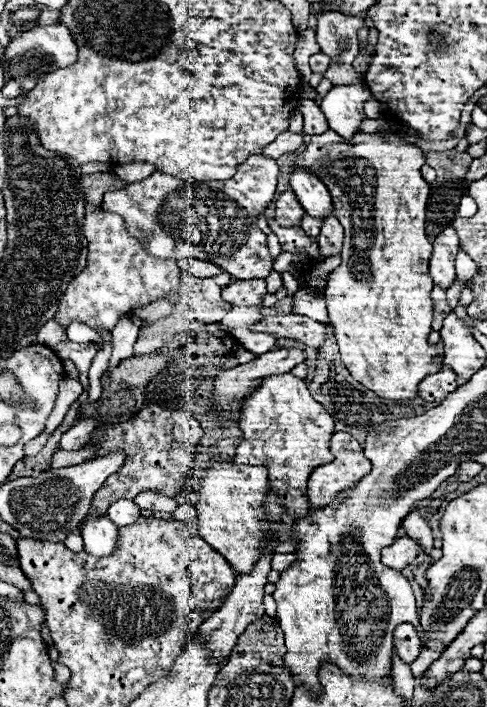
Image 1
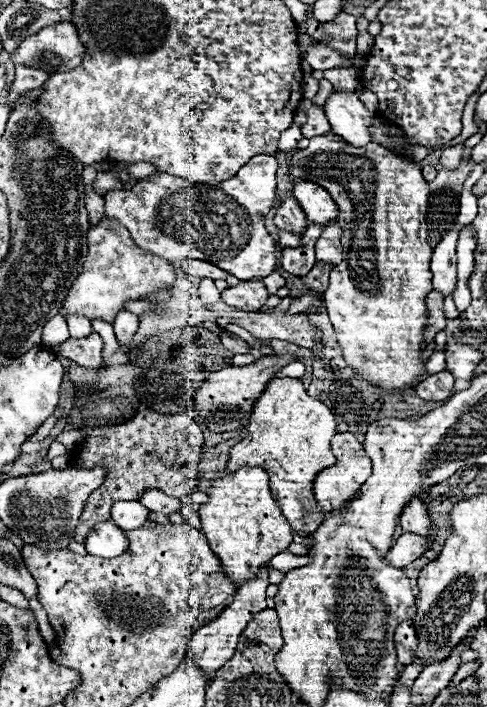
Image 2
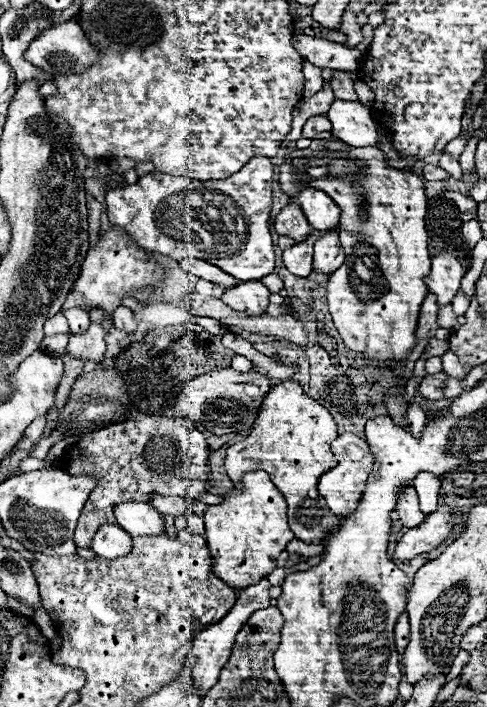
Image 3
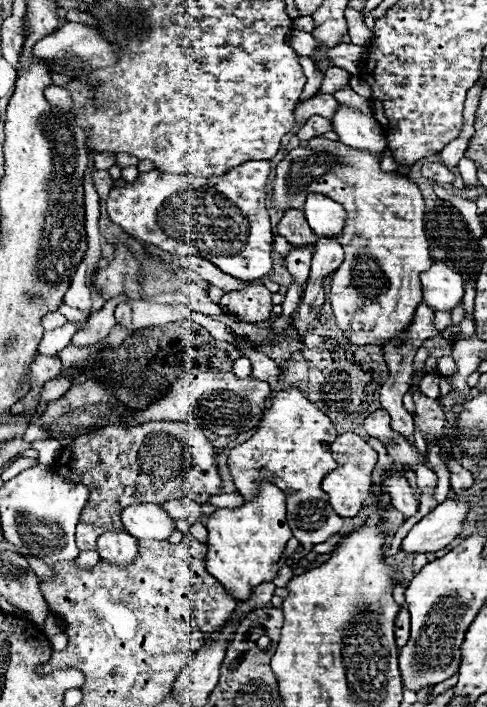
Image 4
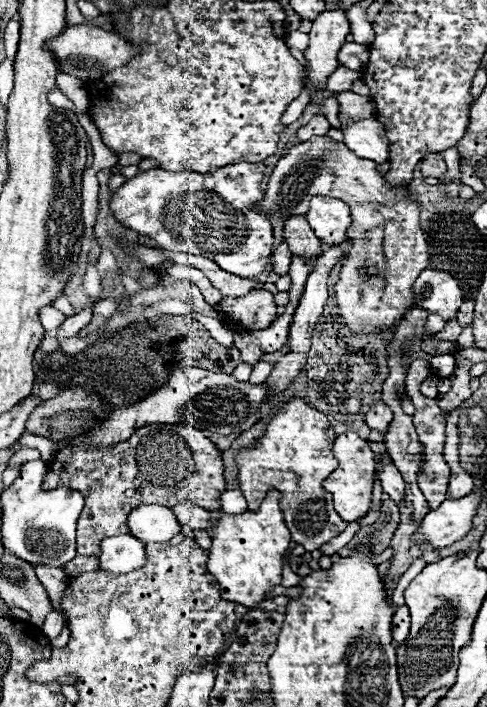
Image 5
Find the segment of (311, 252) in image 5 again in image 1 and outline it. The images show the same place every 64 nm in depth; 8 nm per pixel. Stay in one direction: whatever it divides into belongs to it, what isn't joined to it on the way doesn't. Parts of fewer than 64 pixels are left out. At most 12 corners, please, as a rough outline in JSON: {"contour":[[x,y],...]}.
{"contour":[[286,190],[276,200],[280,226],[300,226],[304,210],[294,192]]}

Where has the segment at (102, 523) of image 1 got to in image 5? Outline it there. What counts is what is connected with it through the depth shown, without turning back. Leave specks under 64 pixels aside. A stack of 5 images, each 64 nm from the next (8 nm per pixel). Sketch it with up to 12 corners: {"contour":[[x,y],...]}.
{"contour":[[132,534],[102,540],[100,570],[134,572],[146,546]]}

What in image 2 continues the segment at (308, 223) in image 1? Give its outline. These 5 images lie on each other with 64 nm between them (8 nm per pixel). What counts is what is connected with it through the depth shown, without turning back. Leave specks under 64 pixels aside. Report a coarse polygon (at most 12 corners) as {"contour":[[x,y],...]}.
{"contour":[[306,228],[302,246],[282,250],[282,270],[306,276],[316,264],[314,244],[322,228]]}

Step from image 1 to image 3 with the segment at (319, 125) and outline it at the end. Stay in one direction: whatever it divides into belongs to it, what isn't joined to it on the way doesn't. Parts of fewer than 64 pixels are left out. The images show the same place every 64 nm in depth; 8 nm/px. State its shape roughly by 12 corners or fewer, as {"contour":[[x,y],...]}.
{"contour":[[312,116],[302,130],[302,138],[330,132],[326,116]]}

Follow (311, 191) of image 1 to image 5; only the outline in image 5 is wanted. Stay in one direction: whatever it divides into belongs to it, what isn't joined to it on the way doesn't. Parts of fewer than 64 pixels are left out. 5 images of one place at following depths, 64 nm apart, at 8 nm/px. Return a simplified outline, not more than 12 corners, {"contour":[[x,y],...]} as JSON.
{"contour":[[312,198],[306,220],[324,244],[346,242],[350,208]]}

